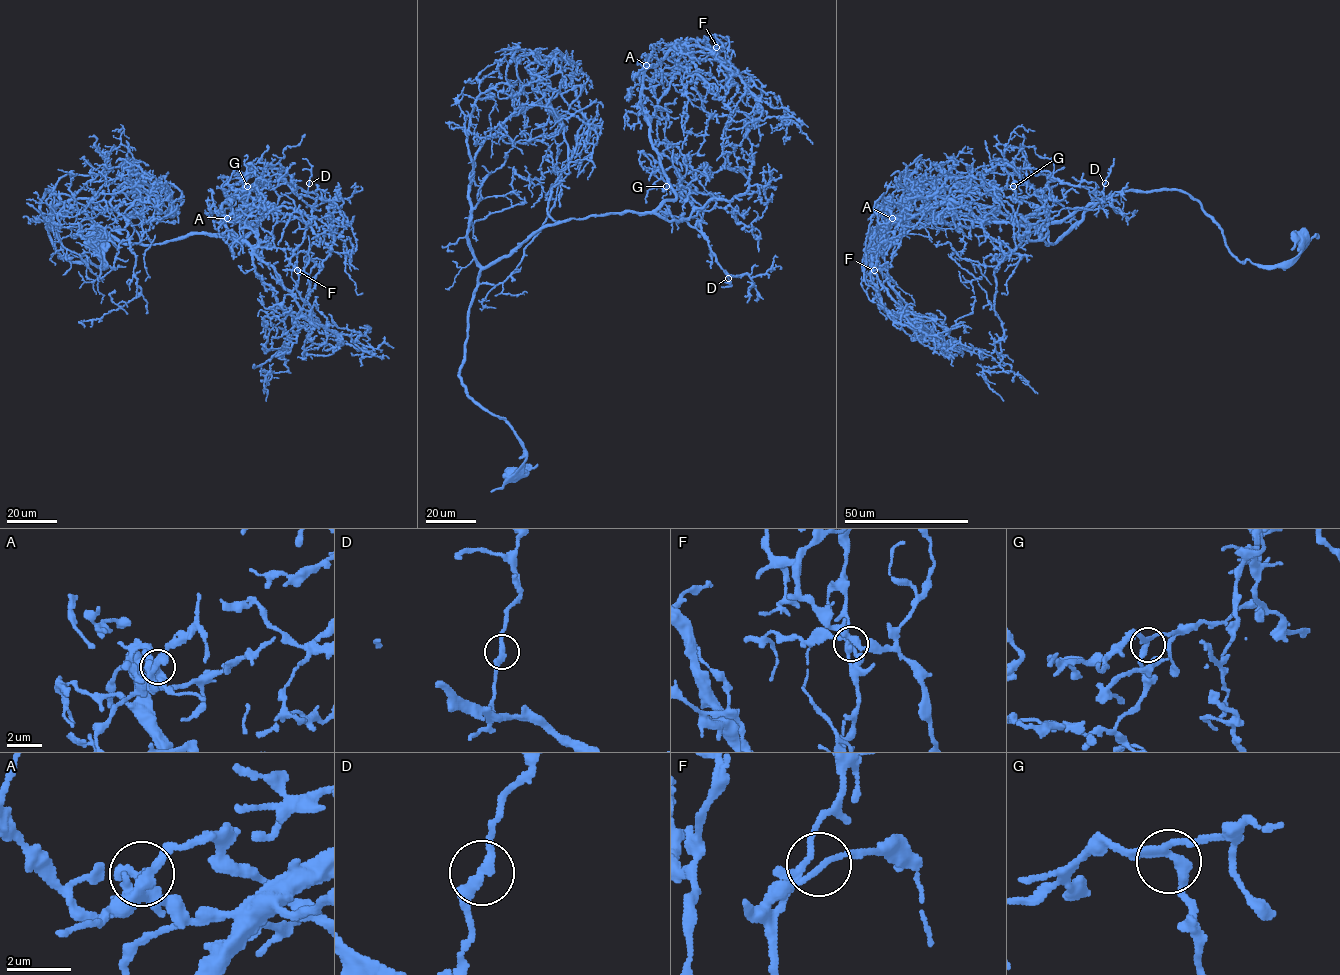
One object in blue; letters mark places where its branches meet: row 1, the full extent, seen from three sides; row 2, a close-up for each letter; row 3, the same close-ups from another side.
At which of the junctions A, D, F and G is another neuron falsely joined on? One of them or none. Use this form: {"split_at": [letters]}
{"split_at": []}

